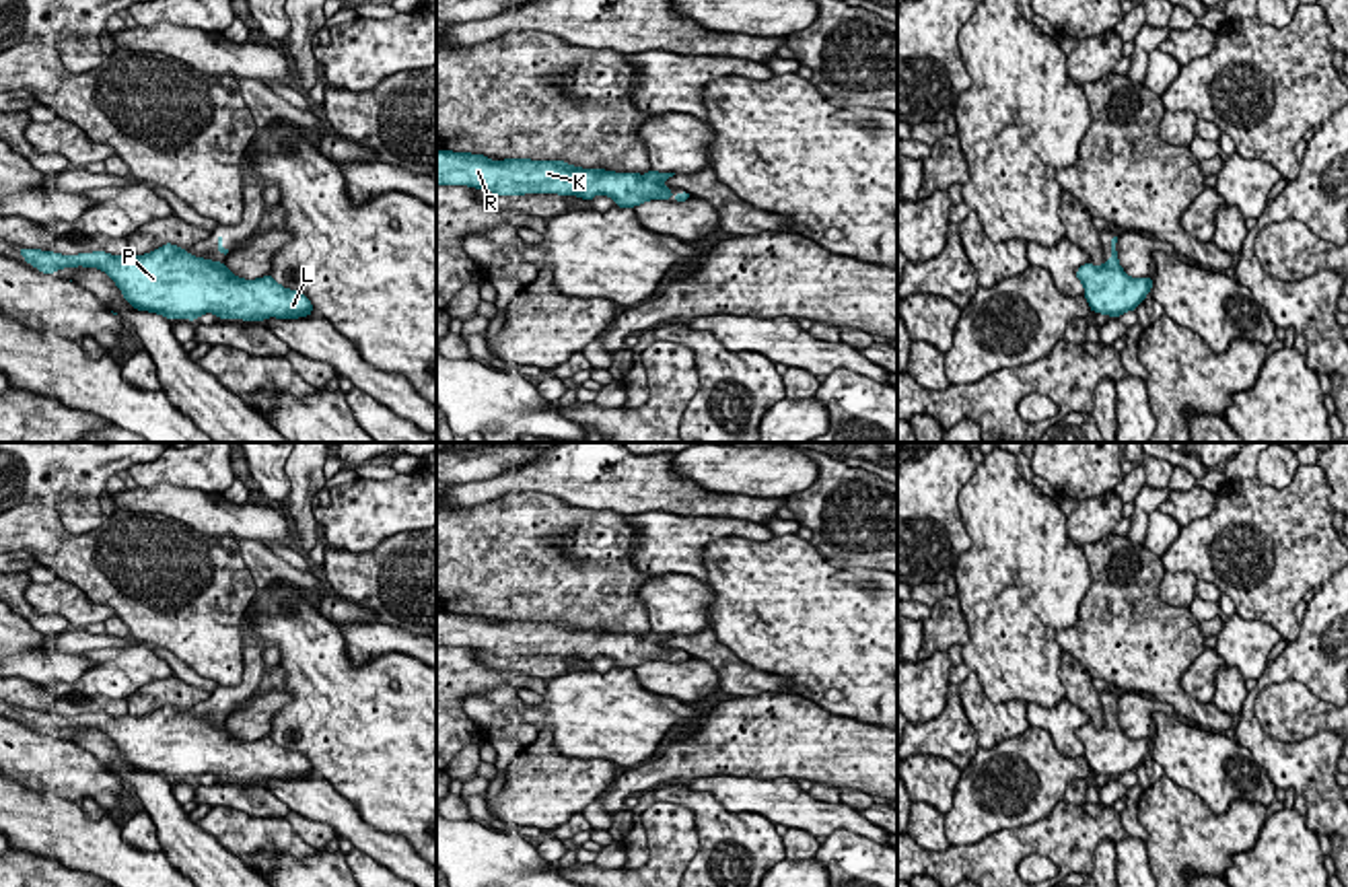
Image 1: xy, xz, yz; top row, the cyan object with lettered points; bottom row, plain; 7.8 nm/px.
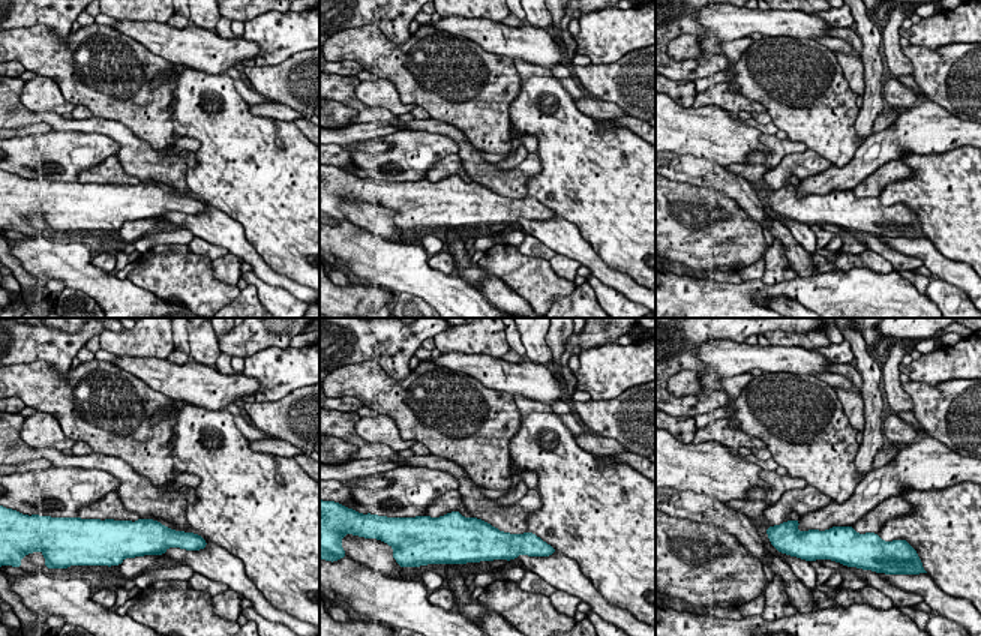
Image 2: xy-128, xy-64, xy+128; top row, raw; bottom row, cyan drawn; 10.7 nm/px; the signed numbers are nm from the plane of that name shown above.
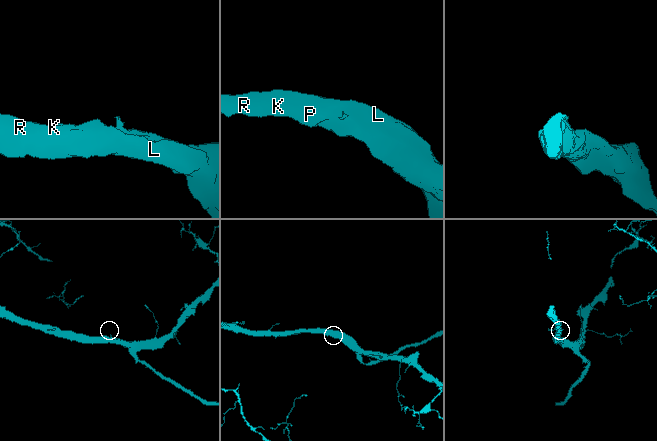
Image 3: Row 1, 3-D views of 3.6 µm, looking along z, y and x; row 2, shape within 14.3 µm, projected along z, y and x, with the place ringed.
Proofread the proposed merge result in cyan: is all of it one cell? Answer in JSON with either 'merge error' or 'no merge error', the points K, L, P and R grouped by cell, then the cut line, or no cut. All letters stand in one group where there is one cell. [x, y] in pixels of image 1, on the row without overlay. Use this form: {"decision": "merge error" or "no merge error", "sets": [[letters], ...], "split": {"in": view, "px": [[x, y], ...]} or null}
{"decision": "no merge error", "sets": [["K", "L", "P", "R"]], "split": null}

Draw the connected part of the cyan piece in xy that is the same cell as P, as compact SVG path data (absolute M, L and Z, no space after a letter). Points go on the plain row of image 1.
M173 704L140 718L105 712L60 716L25 708L19 708L19 714L43 735L76 726L99 729L134 770L167 780L196 782L204 774L214 774L220 780L245 780L249 784L313 774L313 766L303 753L280 747L272 737L243 741L228 733L224 722L193 718Z

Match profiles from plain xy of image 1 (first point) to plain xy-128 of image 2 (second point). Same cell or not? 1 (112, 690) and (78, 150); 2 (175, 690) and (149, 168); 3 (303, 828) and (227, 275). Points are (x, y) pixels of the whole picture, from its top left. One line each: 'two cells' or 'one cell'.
1: one cell
2: two cells
3: one cell

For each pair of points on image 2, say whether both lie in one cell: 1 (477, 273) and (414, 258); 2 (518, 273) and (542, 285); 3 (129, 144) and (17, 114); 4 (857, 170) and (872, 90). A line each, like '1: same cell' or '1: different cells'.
1: different cells
2: same cell
3: same cell
4: different cells

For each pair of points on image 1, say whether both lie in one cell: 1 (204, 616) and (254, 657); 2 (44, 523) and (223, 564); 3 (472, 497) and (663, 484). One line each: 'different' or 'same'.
1: different
2: same
3: same

